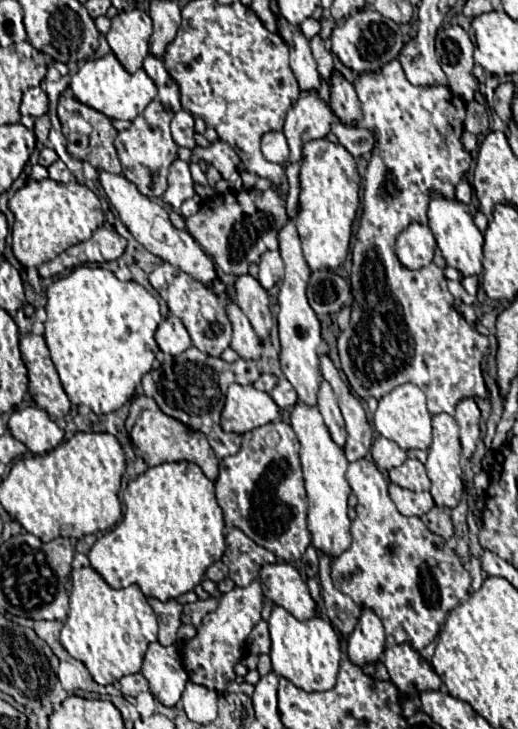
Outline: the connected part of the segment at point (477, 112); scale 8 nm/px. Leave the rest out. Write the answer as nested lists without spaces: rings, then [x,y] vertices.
[[[470,101],[466,105],[466,109],[468,109],[468,115],[464,121],[466,131],[470,131],[474,135],[488,133],[488,111],[486,111],[486,107],[480,105],[478,101]]]

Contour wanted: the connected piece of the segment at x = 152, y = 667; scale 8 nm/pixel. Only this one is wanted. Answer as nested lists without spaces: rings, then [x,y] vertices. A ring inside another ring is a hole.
[[[158,641],[150,643],[140,673],[148,679],[150,693],[166,707],[172,707],[180,701],[180,695],[188,683],[178,645],[164,647]]]

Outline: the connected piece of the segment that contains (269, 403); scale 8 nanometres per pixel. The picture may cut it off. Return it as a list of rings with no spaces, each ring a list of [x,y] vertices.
[[[230,385],[220,415],[220,425],[228,433],[246,433],[260,425],[272,423],[280,417],[278,405],[268,393],[254,389],[252,385]]]

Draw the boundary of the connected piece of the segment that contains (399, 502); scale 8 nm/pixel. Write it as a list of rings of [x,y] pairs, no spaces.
[[[390,483],[388,493],[390,493],[392,501],[396,503],[396,507],[398,507],[398,511],[402,515],[422,517],[426,511],[430,511],[434,507],[434,499],[432,499],[432,495],[428,491],[416,493],[416,491],[410,491],[410,489],[402,489],[396,483]]]

